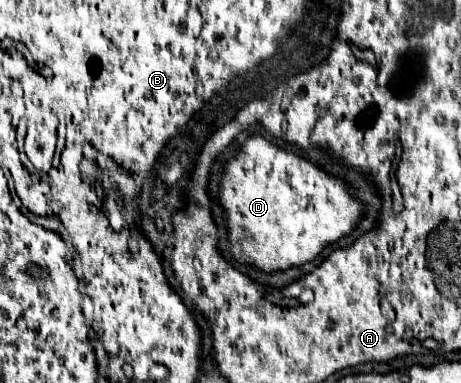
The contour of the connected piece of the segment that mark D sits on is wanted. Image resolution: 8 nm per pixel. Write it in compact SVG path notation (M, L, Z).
M255 134L239 148L239 154L229 160L225 176L221 178L219 202L227 214L227 230L231 240L231 254L239 262L251 262L259 270L285 270L289 266L301 266L313 260L327 244L347 236L363 212L359 196L349 190L339 178L317 170L309 160L299 154L285 150L261 134Z

